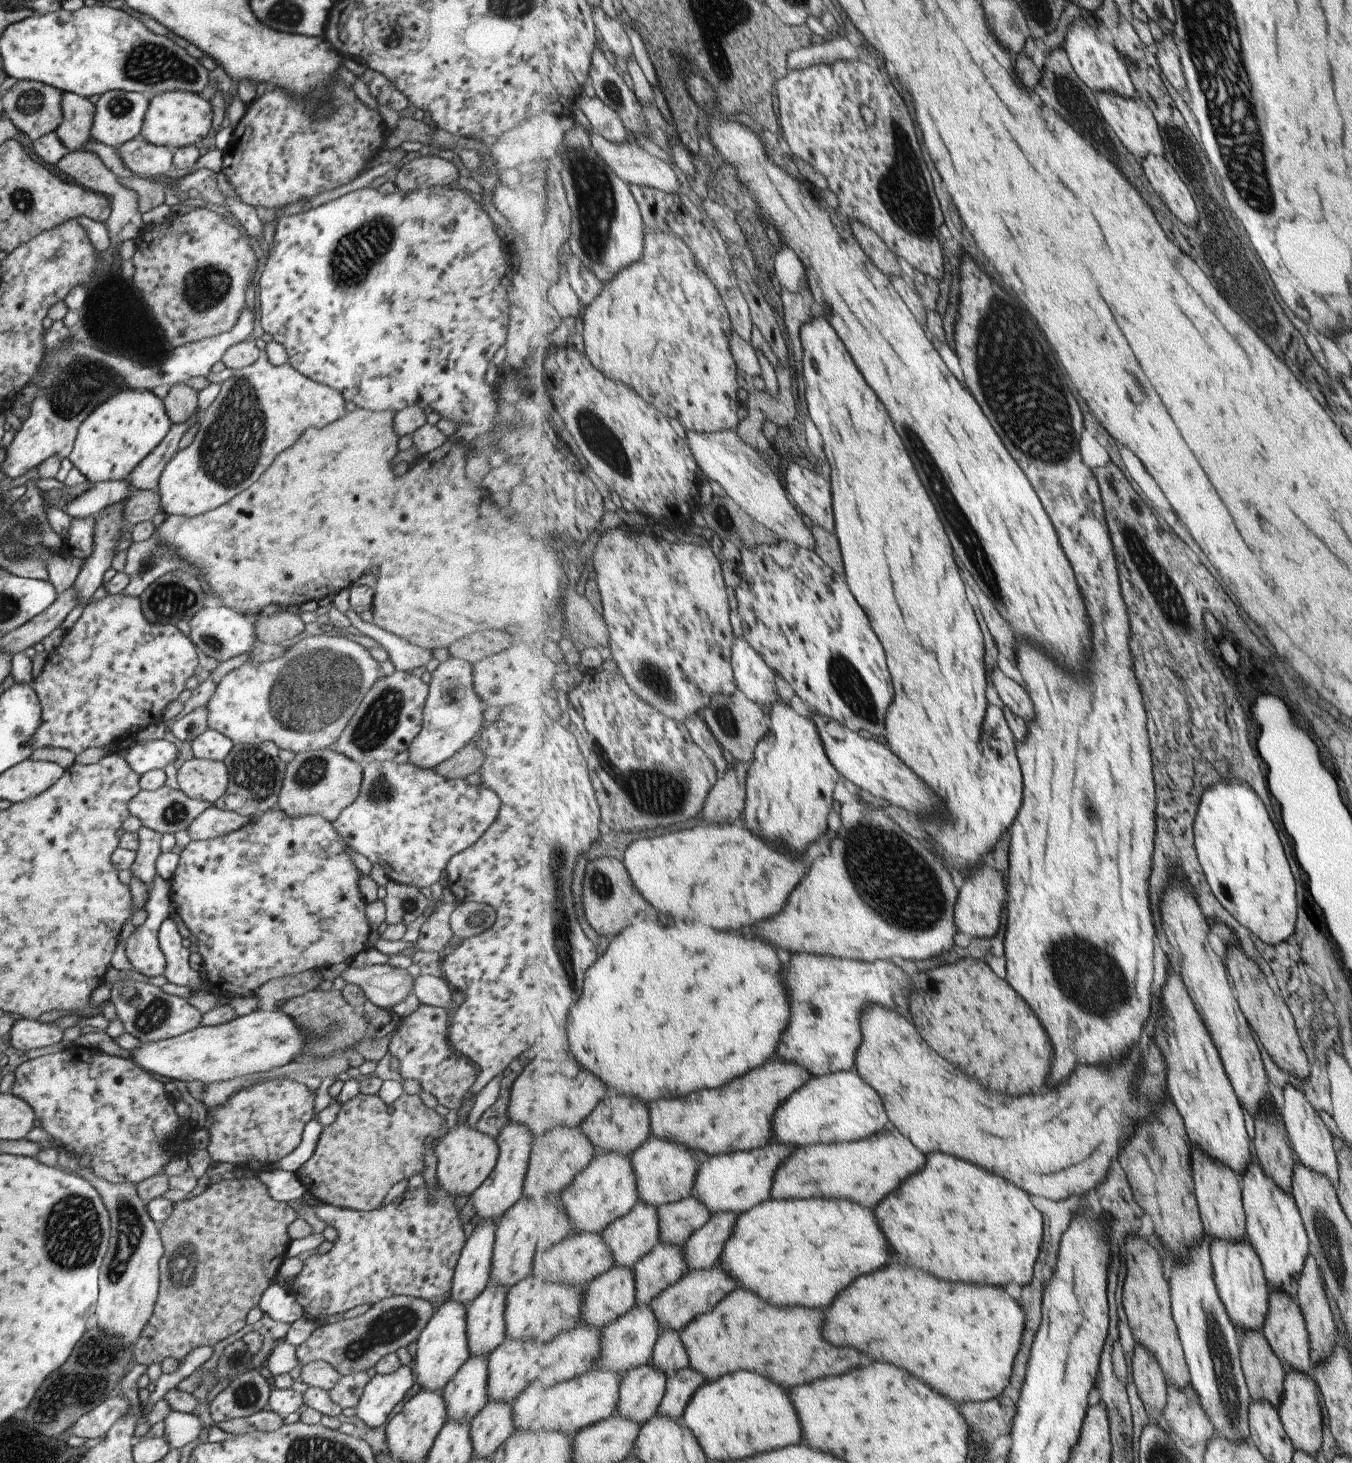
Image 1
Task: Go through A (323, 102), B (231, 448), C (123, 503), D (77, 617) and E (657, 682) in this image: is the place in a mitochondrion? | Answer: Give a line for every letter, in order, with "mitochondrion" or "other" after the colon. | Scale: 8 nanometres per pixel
A: other
B: mitochondrion
C: other
D: other
E: mitochondrion

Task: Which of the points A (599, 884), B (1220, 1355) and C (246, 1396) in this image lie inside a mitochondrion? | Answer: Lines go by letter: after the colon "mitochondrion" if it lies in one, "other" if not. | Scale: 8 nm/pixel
A: mitochondrion
B: mitochondrion
C: mitochondrion

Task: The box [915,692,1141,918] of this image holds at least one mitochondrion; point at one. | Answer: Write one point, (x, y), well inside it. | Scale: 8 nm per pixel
(1094, 817)

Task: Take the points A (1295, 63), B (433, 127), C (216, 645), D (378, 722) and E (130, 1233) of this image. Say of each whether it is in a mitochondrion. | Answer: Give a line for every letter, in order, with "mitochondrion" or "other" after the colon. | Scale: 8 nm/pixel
A: other
B: other
C: mitochondrion
D: mitochondrion
E: mitochondrion

